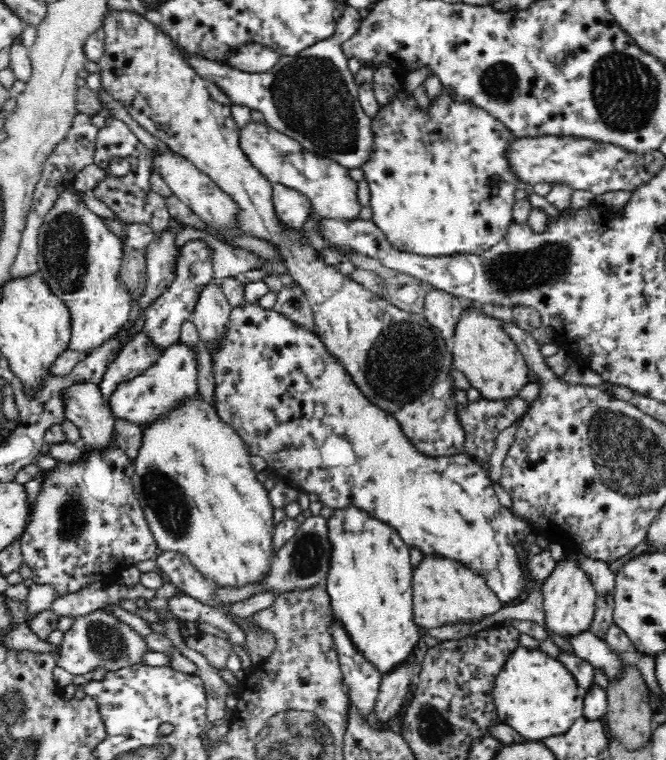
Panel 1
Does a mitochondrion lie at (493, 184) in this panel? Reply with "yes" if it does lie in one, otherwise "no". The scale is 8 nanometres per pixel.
yes

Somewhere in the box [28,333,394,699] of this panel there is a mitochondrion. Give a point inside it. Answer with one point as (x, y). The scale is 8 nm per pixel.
(164, 496)

